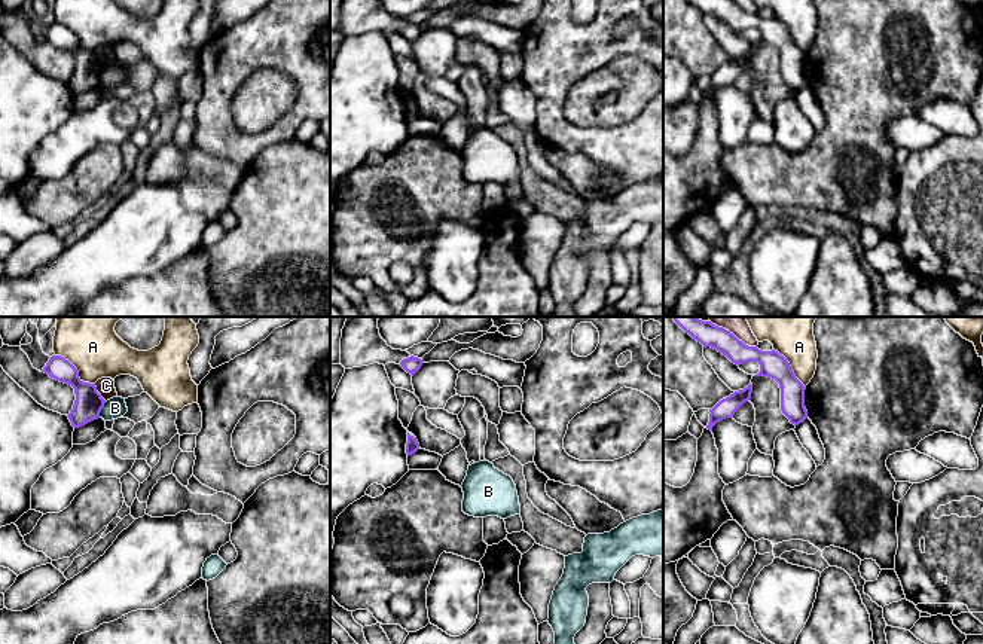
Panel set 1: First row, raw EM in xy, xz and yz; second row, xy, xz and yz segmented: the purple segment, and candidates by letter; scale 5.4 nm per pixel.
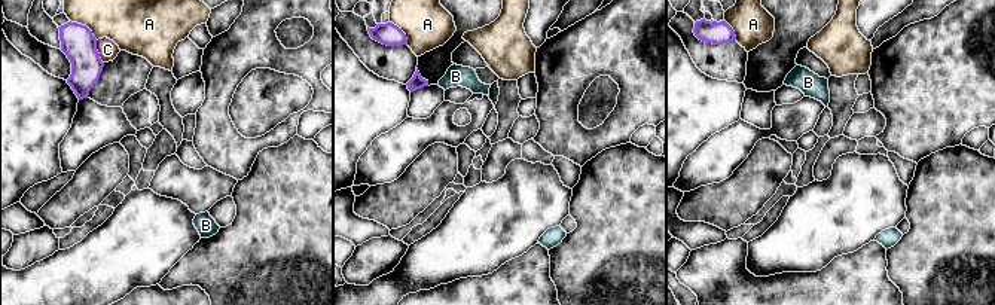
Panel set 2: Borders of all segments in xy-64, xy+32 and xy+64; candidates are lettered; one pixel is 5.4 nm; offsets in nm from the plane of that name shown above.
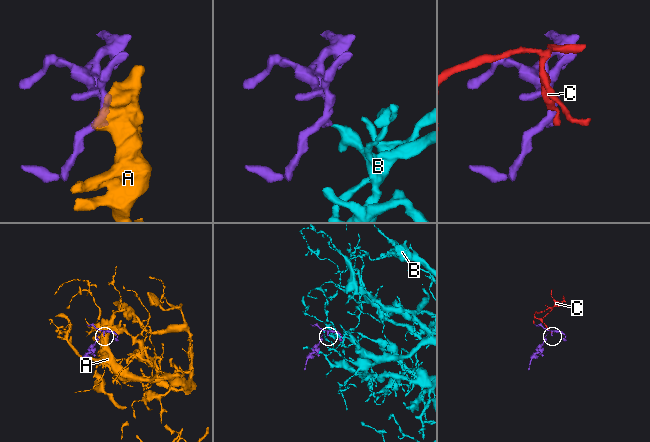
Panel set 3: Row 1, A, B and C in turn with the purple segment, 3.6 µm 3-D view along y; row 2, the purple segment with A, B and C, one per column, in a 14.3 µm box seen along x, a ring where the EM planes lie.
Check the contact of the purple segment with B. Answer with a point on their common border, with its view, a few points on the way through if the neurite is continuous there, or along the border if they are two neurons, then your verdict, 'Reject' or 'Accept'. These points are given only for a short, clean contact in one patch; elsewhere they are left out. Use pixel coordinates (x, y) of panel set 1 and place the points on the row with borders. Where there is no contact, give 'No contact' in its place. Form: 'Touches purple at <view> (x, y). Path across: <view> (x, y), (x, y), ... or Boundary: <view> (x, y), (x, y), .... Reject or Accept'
Touches purple at xy (101, 408). Boundary: xy (106, 402), (98, 417). Reject

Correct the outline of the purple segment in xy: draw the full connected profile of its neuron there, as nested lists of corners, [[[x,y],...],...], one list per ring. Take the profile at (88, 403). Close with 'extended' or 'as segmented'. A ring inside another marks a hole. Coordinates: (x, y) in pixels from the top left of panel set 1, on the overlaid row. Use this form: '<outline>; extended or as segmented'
[[[52,355],[42,372],[74,388],[76,400],[67,415],[74,428],[100,418],[106,400],[97,391],[95,384],[83,382],[79,378],[77,369],[68,360],[61,355]]]; as segmented

